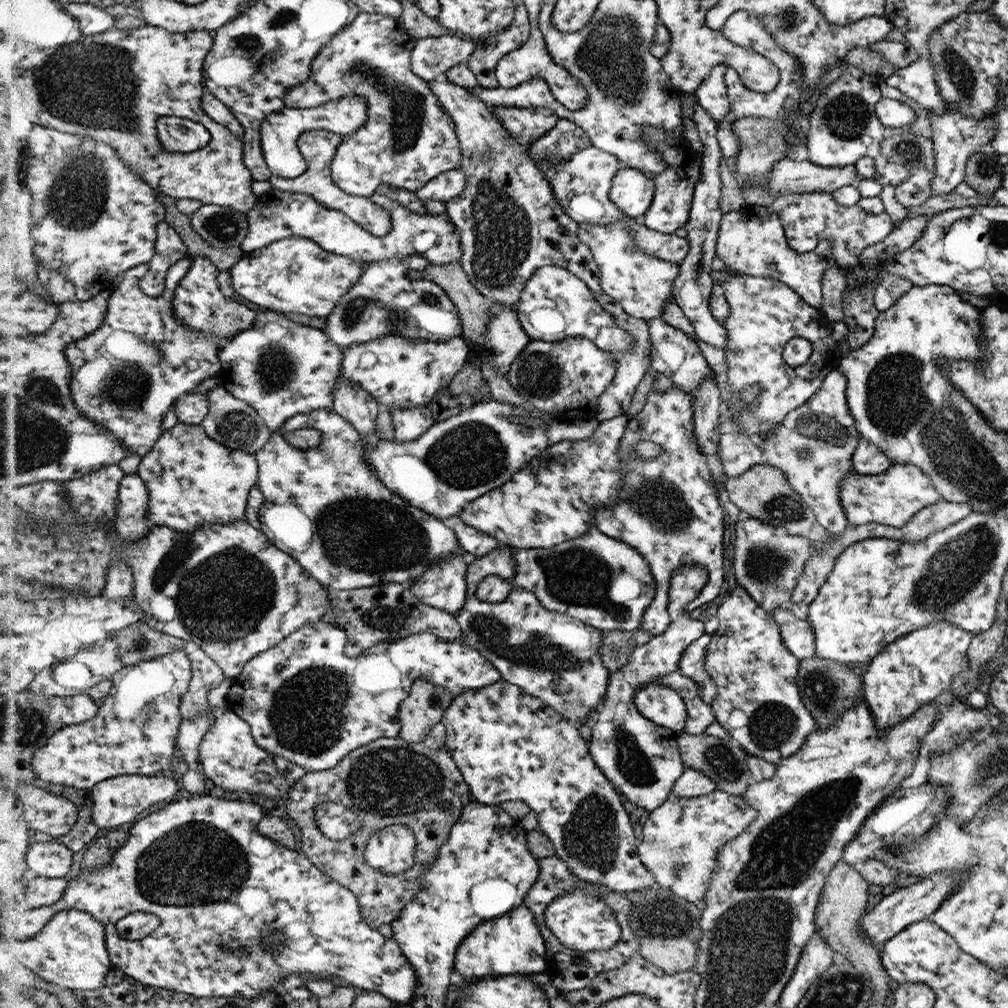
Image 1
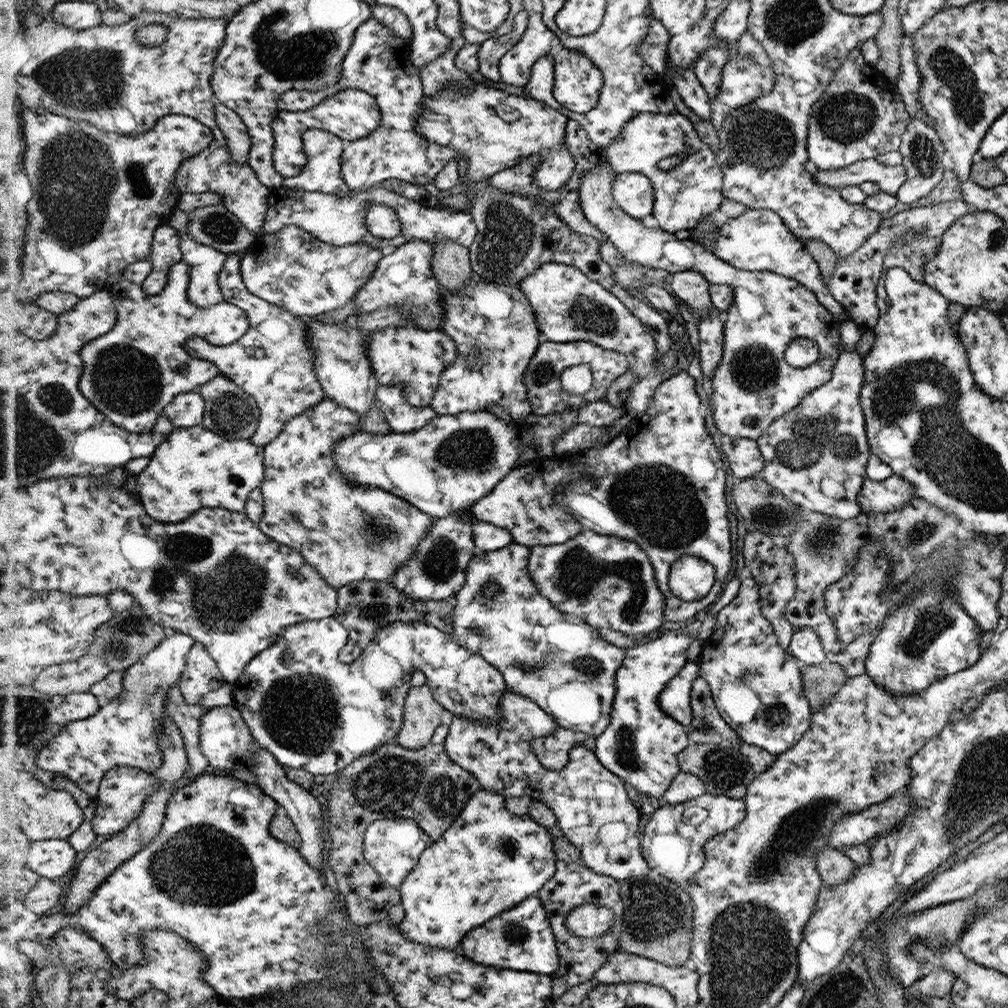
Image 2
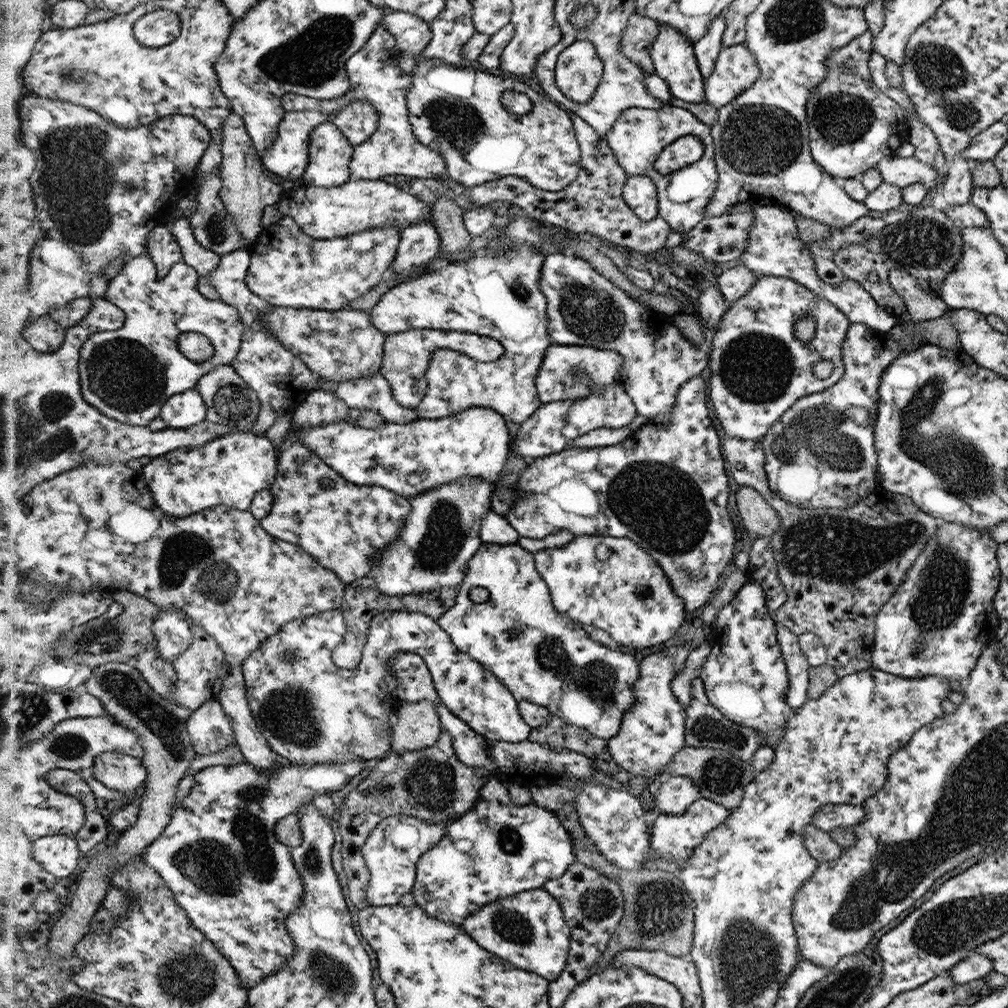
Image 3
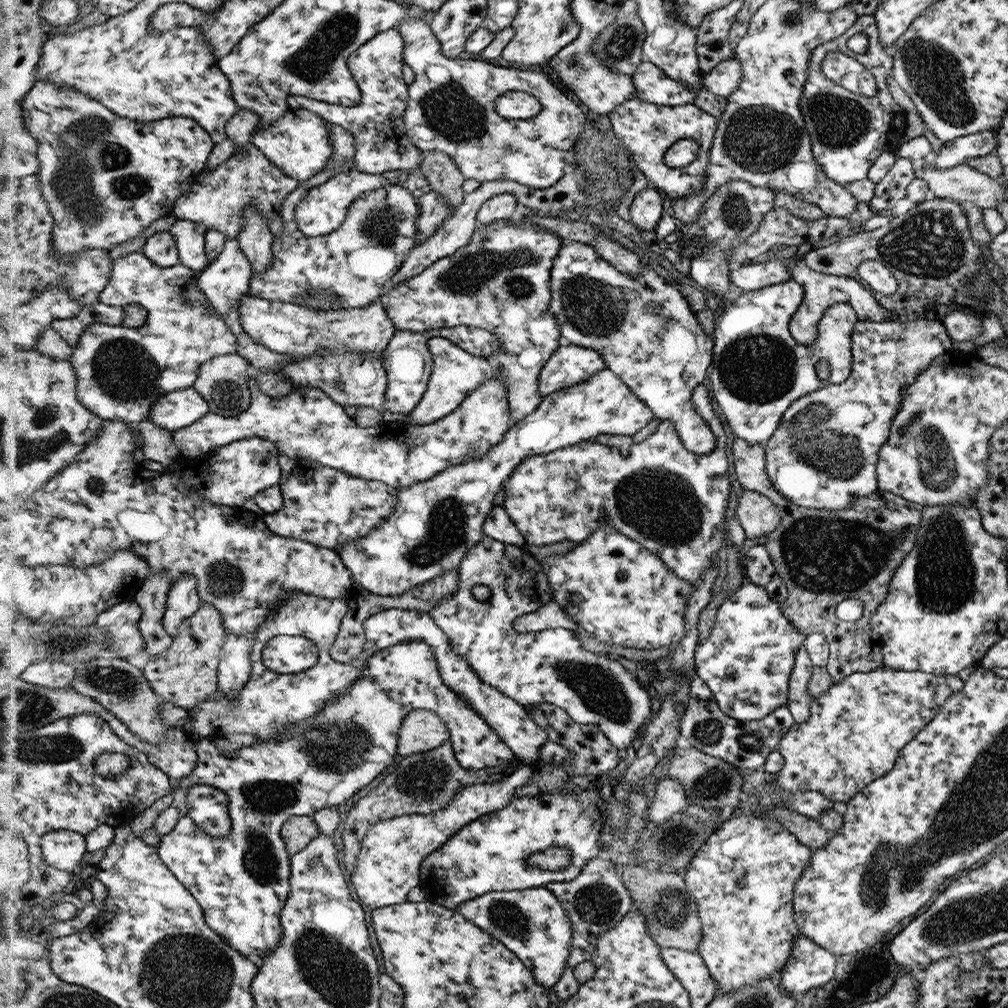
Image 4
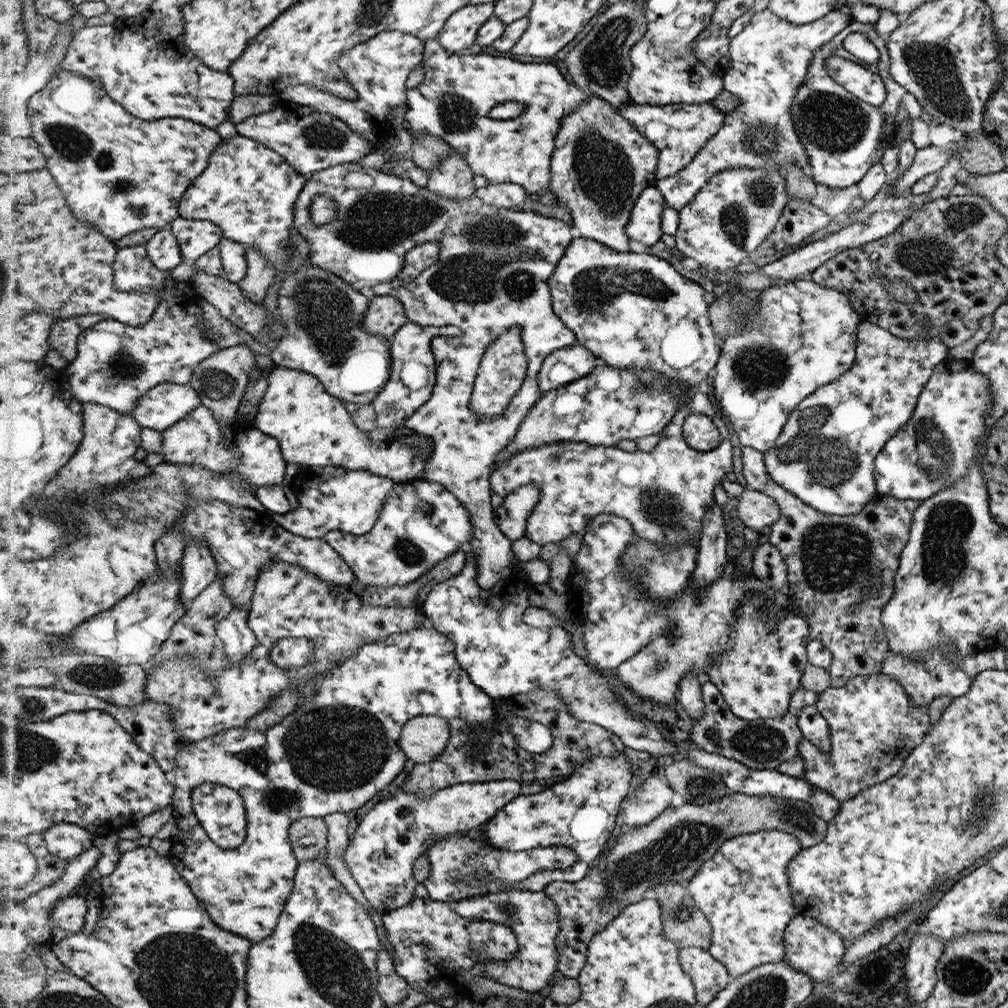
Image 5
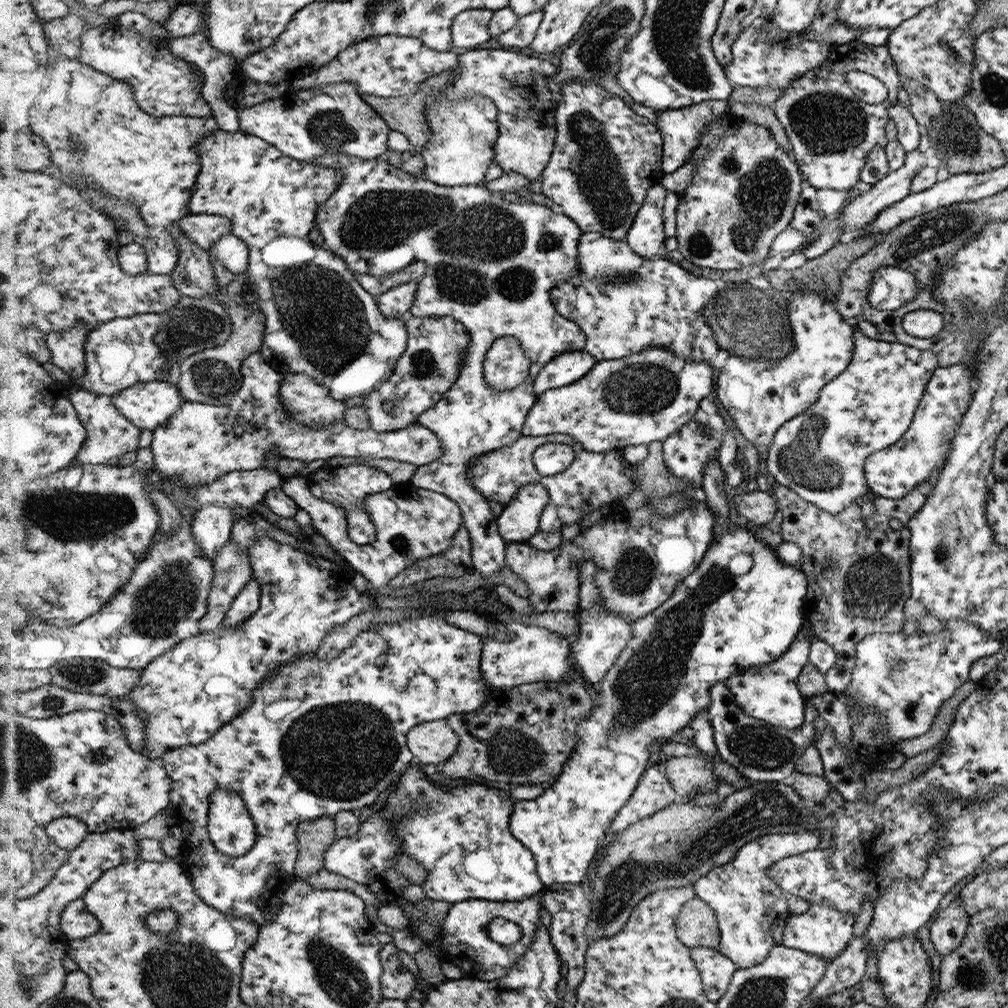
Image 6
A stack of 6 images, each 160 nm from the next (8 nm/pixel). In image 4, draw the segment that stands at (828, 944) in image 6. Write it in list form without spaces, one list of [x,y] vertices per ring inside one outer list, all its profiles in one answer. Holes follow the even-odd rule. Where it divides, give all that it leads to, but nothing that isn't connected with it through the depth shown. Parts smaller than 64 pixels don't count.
[[[800,933],[793,945],[792,956],[778,974],[777,980],[785,992],[796,997],[832,981],[836,964],[835,954],[830,954]]]

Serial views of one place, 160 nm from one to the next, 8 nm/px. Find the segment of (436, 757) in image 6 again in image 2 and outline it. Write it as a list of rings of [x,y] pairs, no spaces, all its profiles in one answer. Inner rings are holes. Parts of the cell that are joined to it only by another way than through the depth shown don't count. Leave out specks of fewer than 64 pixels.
[[[428,685],[410,688],[405,698],[404,721],[395,741],[410,750],[428,745],[442,724],[444,710]]]

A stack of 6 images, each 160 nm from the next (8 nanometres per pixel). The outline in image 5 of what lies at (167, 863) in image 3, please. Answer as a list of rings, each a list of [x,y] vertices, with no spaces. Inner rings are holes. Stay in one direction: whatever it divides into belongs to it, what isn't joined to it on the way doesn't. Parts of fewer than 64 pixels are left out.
[[[429,624],[423,625],[418,629],[391,634],[391,636],[386,636],[385,638],[381,638],[381,640],[375,640],[370,644],[365,644],[363,648],[358,650],[355,656],[351,656],[349,660],[345,660],[342,664],[339,664],[339,666],[327,672],[319,681],[319,685],[312,697],[309,697],[304,704],[297,706],[296,709],[284,717],[278,724],[268,728],[266,732],[256,731],[256,729],[250,730],[247,726],[232,728],[212,738],[192,742],[180,753],[178,760],[176,760],[178,766],[171,774],[177,786],[177,793],[175,794],[173,803],[173,817],[178,823],[179,833],[170,840],[174,845],[170,857],[172,862],[178,867],[178,870],[185,875],[190,886],[193,886],[193,891],[197,894],[197,897],[202,899],[202,903],[205,904],[205,908],[210,912],[210,915],[213,916],[214,920],[224,928],[224,930],[240,934],[252,942],[260,942],[265,940],[265,937],[273,934],[274,929],[277,928],[277,922],[280,920],[281,914],[285,913],[289,898],[293,896],[294,877],[296,876],[299,863],[288,842],[289,826],[300,817],[324,818],[328,816],[328,814],[338,812],[346,813],[359,809],[362,807],[362,804],[368,803],[368,800],[371,800],[372,796],[376,795],[376,792],[380,792],[386,784],[391,784],[392,781],[394,782],[394,779],[396,779],[396,776],[400,775],[404,764],[406,764],[407,756],[404,756],[404,750],[398,748],[398,738],[401,738],[401,733],[404,732],[404,726],[408,724],[410,719],[418,715],[434,715],[445,718],[447,721],[451,718],[461,718],[469,722],[469,726],[473,728],[473,732],[477,732],[473,734],[473,748],[475,748],[475,750],[481,750],[485,744],[489,744],[493,734],[485,733],[483,726],[489,722],[489,719],[495,713],[494,699],[472,681],[469,674],[457,661],[455,650],[456,646],[454,646],[452,638],[432,628]],[[208,783],[233,787],[234,790],[238,790],[238,793],[242,794],[242,797],[246,800],[250,834],[244,846],[240,846],[240,848],[234,850],[222,850],[218,847],[217,843],[210,838],[205,826],[201,823],[201,819],[196,815],[196,809],[194,809],[193,804],[194,790]]]

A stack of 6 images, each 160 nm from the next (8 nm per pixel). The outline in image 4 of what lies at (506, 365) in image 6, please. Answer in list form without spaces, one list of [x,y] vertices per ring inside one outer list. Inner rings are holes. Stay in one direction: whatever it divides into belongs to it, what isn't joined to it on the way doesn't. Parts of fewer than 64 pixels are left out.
[[[500,374],[470,393],[452,413],[426,426],[412,426],[403,420],[382,422],[374,428],[357,426],[341,403],[311,386],[294,386],[284,398],[265,395],[256,385],[252,385],[252,391],[253,404],[240,416],[228,418],[211,412],[193,426],[173,433],[181,453],[197,459],[218,446],[260,437],[276,442],[279,452],[295,460],[316,461],[350,476],[380,481],[398,490],[431,480],[449,466],[484,457],[510,431],[507,382]]]

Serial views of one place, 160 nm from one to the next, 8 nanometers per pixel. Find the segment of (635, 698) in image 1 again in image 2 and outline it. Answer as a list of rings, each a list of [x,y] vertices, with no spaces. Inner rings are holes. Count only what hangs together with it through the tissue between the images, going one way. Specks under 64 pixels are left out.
[[[687,661],[681,672],[662,690],[659,706],[684,727],[693,720],[693,682],[700,674],[696,662]]]

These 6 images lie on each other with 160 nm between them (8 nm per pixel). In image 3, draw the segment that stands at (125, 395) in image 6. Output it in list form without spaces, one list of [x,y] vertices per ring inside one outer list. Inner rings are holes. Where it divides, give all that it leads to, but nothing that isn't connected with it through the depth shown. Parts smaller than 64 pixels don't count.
[[[197,389],[175,394],[165,405],[161,418],[174,429],[190,429],[209,418],[209,406]]]

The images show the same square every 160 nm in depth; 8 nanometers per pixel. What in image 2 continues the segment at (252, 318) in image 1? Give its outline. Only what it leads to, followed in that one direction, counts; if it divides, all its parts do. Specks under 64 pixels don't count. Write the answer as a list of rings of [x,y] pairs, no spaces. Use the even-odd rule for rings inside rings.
[[[182,234],[184,261],[193,267],[190,283],[190,301],[202,309],[225,302],[220,277],[230,255],[200,243],[194,236]]]

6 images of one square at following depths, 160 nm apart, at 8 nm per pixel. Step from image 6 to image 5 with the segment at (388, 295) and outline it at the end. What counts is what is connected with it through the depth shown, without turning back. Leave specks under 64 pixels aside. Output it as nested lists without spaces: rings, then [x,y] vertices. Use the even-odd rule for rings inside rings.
[[[394,293],[384,297],[372,296],[365,316],[366,333],[390,339],[409,322],[404,307],[394,298]]]

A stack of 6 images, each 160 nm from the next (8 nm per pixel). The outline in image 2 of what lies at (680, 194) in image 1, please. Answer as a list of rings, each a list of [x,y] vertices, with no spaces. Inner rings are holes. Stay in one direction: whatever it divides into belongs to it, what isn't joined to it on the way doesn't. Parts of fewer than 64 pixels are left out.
[[[677,111],[670,114],[640,113],[630,120],[617,140],[604,149],[604,155],[616,174],[639,172],[646,175],[654,183],[657,202],[654,214],[658,226],[663,231],[672,233],[678,230],[689,230],[702,218],[719,209],[723,194],[723,170],[717,162],[716,153],[703,141],[693,123],[686,115]],[[670,158],[686,158],[686,162],[678,163],[671,169],[662,170],[657,162]],[[680,194],[688,200],[688,206],[681,205]]]

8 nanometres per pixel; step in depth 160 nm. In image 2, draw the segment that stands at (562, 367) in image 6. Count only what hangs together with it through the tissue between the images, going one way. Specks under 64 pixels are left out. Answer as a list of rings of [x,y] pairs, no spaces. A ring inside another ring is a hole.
[[[542,339],[524,376],[525,385],[528,387],[529,403],[533,407],[532,413],[546,415],[565,410],[578,410],[588,402],[600,400],[604,398],[609,386],[614,384],[628,369],[629,362],[624,354],[618,353],[616,350],[606,350],[596,343],[588,341],[561,343]],[[580,364],[588,365],[592,372],[592,388],[582,395],[570,394],[562,388],[560,377],[566,368]]]

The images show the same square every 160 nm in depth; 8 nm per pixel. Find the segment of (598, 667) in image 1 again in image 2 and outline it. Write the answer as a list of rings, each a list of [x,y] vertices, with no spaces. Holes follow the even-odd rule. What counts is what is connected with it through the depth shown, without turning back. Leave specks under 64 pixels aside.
[[[514,542],[510,543],[504,548],[493,550],[490,552],[477,552],[472,560],[469,562],[468,576],[466,577],[465,586],[457,593],[454,598],[455,610],[453,613],[453,629],[452,636],[463,647],[466,647],[470,652],[481,655],[491,665],[497,667],[499,671],[504,674],[505,682],[508,684],[508,688],[519,695],[524,695],[526,698],[531,698],[538,706],[543,707],[553,718],[560,724],[561,728],[566,728],[571,731],[583,732],[588,735],[597,737],[600,733],[604,733],[607,726],[611,723],[611,714],[613,710],[613,700],[617,694],[617,681],[616,674],[621,664],[625,660],[625,649],[616,647],[611,643],[600,637],[600,632],[597,631],[595,626],[586,623],[582,618],[575,615],[562,613],[550,602],[549,598],[546,598],[537,589],[536,584],[533,582],[529,572],[529,556],[531,547],[522,546]],[[486,583],[497,584],[499,593],[496,596],[488,598],[481,593],[483,586]]]

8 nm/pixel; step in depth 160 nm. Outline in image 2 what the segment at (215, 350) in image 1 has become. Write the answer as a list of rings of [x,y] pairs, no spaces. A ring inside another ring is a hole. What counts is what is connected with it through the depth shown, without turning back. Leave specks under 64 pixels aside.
[[[151,259],[135,262],[123,273],[121,281],[114,286],[114,303],[117,304],[119,320],[112,333],[89,342],[82,350],[85,373],[81,380],[82,392],[114,422],[132,433],[155,433],[156,420],[162,418],[165,409],[181,394],[199,390],[220,376],[220,368],[210,360],[200,360],[186,350],[188,340],[205,338],[210,344],[228,346],[237,343],[251,331],[249,314],[240,306],[224,302],[208,309],[196,307],[190,301],[190,283],[193,267],[186,261],[173,266],[168,286],[163,294],[156,296],[146,293],[145,282],[153,272]]]

